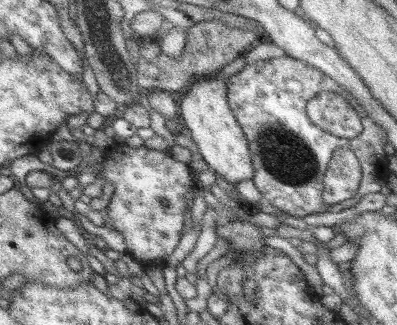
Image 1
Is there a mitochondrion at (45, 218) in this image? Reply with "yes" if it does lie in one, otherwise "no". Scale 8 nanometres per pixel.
no

